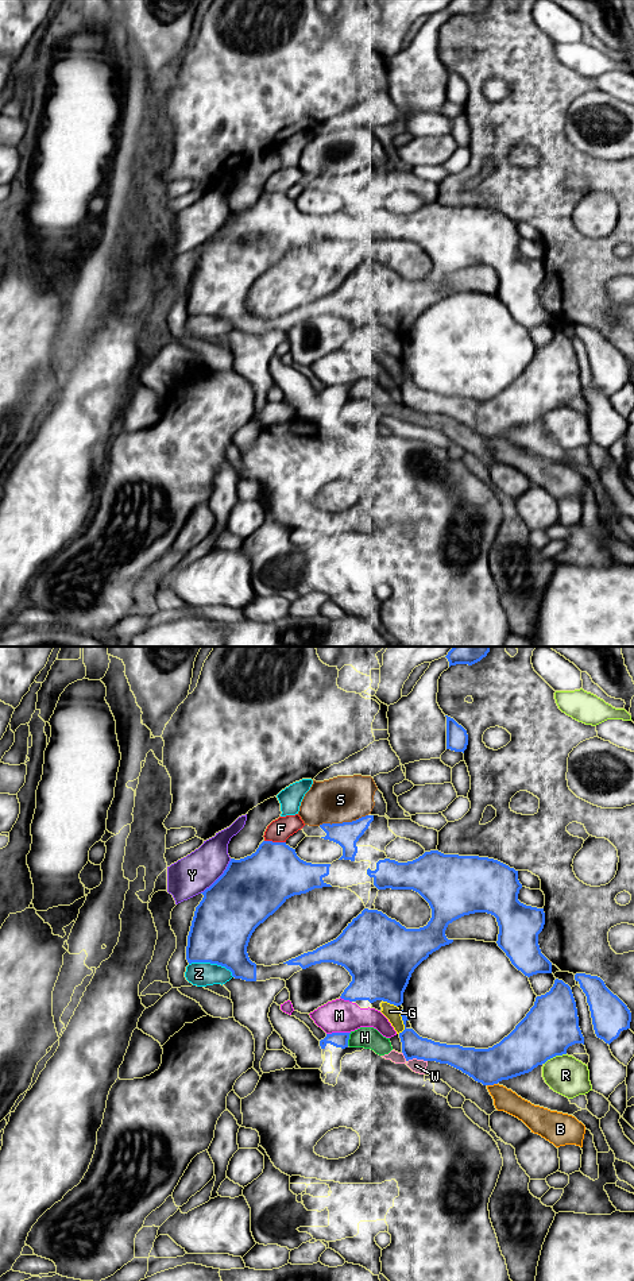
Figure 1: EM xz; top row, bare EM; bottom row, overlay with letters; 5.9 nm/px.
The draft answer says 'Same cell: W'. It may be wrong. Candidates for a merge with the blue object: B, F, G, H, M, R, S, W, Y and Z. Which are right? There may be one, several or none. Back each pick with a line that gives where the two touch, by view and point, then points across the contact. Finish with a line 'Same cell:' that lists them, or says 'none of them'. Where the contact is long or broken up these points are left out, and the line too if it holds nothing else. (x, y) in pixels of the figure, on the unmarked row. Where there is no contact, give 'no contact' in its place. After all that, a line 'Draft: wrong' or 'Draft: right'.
Same cell: none of them
Draft: wrong

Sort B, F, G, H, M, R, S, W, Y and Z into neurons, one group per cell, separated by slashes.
B / F S / G / H W / M / R / Y / Z

